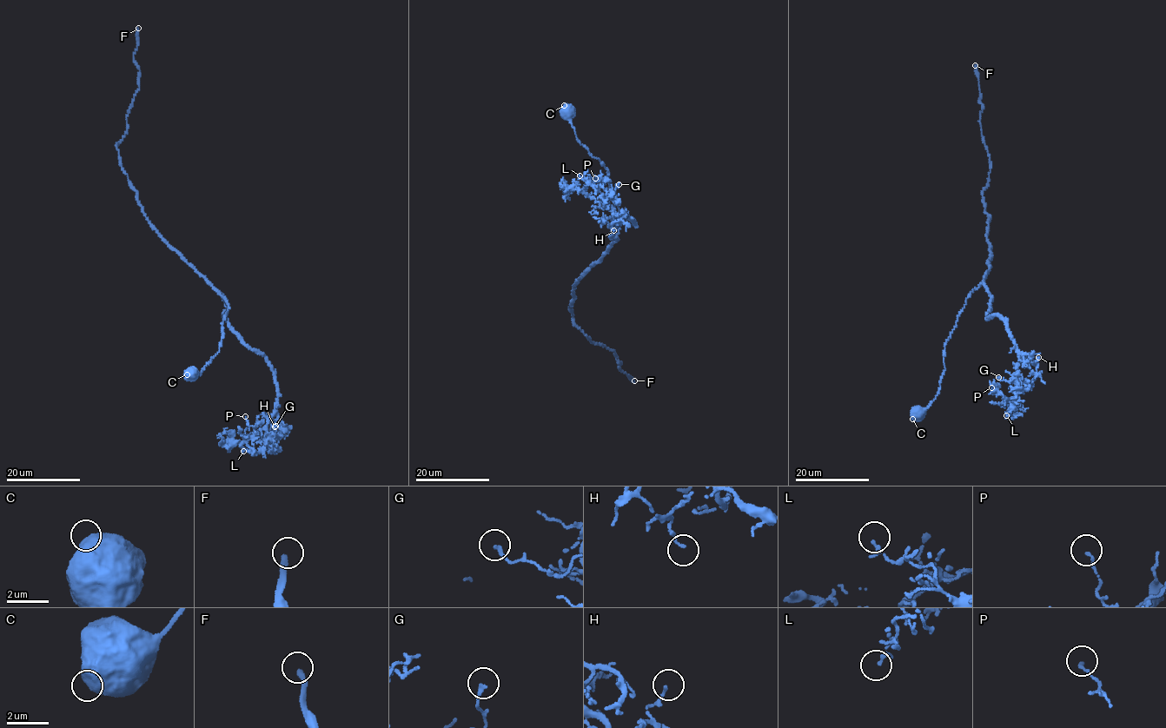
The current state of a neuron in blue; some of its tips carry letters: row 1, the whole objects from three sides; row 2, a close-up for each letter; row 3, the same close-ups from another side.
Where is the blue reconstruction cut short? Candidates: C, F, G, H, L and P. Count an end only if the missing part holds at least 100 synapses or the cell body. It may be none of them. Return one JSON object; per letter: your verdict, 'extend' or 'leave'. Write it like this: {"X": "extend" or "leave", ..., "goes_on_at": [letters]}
{"C": "leave", "F": "extend", "G": "leave", "H": "leave", "L": "leave", "P": "leave", "goes_on_at": ["F"]}

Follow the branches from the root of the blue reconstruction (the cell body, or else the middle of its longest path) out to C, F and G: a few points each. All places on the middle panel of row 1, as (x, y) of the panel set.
C: (595, 263), (619, 234), (621, 214), (608, 184), (607, 171), (599, 159), (593, 157), (578, 140), (564, 105)
F: (595, 263), (574, 286), (575, 298), (570, 309), (574, 324), (592, 343), (612, 350), (621, 371), (634, 380)
G: (595, 263), (616, 240), (611, 228), (620, 216), (635, 222), (606, 201), (615, 197), (619, 184)

